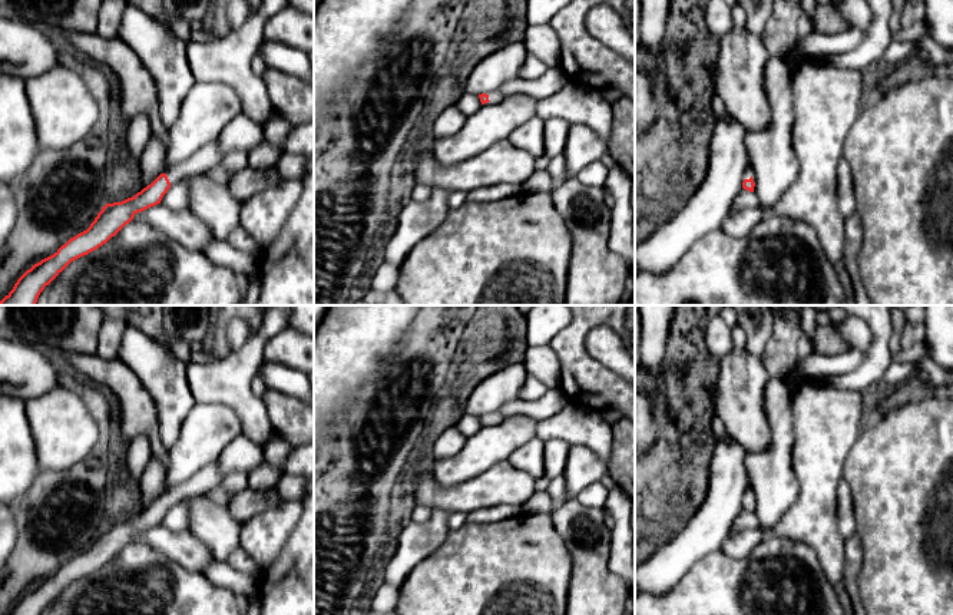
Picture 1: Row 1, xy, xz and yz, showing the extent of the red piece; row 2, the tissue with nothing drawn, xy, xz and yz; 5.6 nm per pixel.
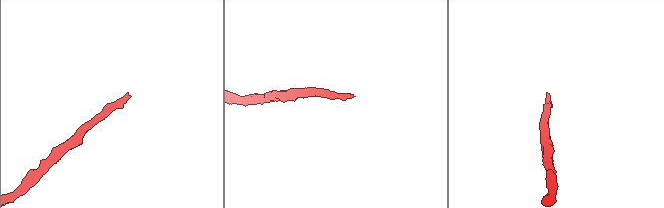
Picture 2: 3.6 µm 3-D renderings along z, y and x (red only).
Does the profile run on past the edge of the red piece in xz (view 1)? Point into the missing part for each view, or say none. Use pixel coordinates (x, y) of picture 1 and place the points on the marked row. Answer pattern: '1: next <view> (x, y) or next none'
1: next xz (496, 96)

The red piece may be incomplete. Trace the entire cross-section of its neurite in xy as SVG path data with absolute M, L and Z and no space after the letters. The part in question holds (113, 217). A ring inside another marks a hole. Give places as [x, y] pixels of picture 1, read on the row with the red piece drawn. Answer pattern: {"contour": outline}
{"contour": "M218 138L196 151L191 158L179 162L168 175L161 173L135 196L122 202L106 204L86 231L70 238L53 255L27 270L17 280L13 290L0 301L0 305L36 305L44 287L72 261L106 244L129 224L138 212L161 204L163 195L173 183L185 176L203 175L219 166L224 159L221 138Z"}

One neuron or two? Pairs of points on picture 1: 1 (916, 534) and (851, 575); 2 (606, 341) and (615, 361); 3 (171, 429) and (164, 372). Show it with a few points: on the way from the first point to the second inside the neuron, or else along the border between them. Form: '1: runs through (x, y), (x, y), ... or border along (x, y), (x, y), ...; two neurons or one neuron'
1: border along (859, 536), (861, 568), (857, 592), (861, 599); two neurons
2: runs through (606, 346), (615, 357); one neuron
3: runs through (171, 415), (171, 392), (168, 386); one neuron

